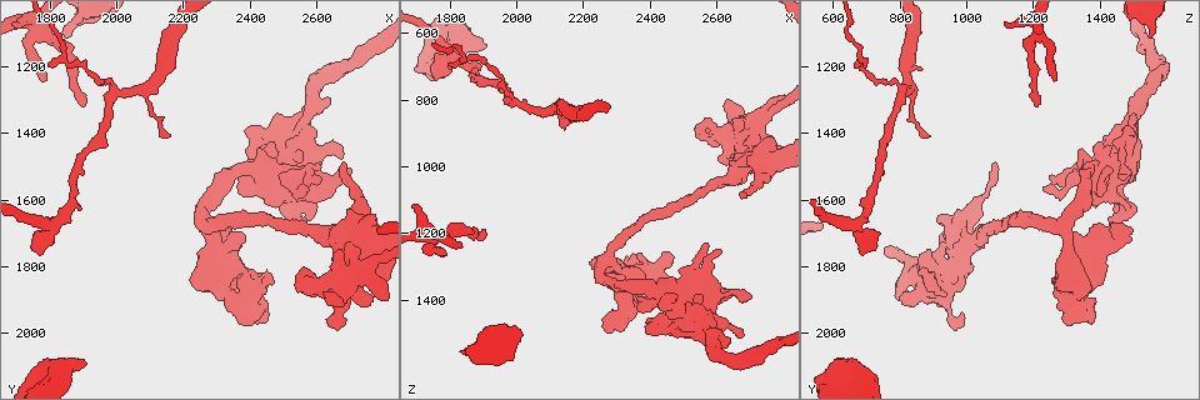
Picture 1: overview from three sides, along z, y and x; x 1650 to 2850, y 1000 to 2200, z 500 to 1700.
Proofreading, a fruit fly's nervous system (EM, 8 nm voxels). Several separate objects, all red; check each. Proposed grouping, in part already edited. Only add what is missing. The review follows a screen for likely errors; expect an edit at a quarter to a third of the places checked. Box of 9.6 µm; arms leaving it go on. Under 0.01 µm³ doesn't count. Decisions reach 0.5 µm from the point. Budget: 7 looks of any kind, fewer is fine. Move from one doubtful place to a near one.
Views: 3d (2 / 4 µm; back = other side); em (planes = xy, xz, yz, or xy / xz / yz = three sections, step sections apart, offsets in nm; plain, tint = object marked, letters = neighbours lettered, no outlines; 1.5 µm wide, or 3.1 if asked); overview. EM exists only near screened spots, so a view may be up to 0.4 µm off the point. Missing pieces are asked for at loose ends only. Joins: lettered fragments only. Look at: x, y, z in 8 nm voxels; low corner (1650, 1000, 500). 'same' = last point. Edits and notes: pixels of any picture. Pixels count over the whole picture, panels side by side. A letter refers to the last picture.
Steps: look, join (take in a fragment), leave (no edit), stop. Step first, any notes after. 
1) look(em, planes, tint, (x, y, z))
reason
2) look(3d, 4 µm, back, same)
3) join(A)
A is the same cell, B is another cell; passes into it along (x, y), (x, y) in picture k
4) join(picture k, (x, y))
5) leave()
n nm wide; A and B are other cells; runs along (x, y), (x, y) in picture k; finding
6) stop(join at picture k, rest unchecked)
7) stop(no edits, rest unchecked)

look(3d, 2 µm, back, (1900, 2080, 630))

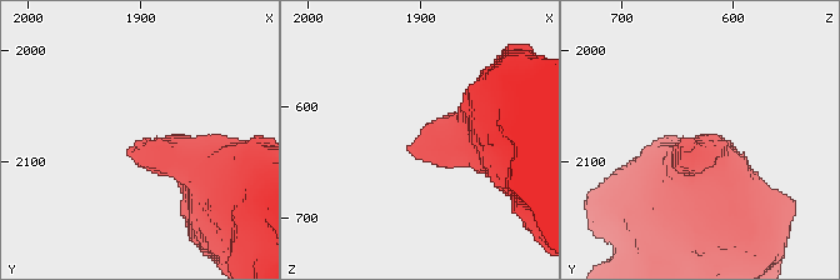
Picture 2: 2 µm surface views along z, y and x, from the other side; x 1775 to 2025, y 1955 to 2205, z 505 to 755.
look(em, planes, tint, (1906, 2086, 640))

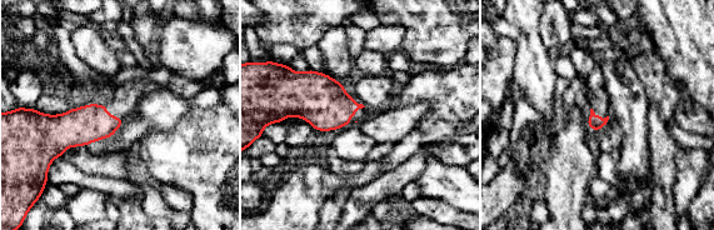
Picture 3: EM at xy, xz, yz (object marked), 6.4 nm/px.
look(em, planes, letters, same)

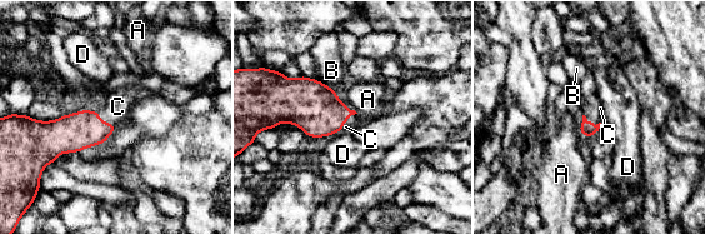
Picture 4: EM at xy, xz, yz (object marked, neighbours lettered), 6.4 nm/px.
join(C)
C is the same cell, A, B and D are other cells; passes into it along (71, 133), (104, 122), (118, 106) in picture 4; it goes on there

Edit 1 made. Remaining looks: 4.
look(overview)
redraw

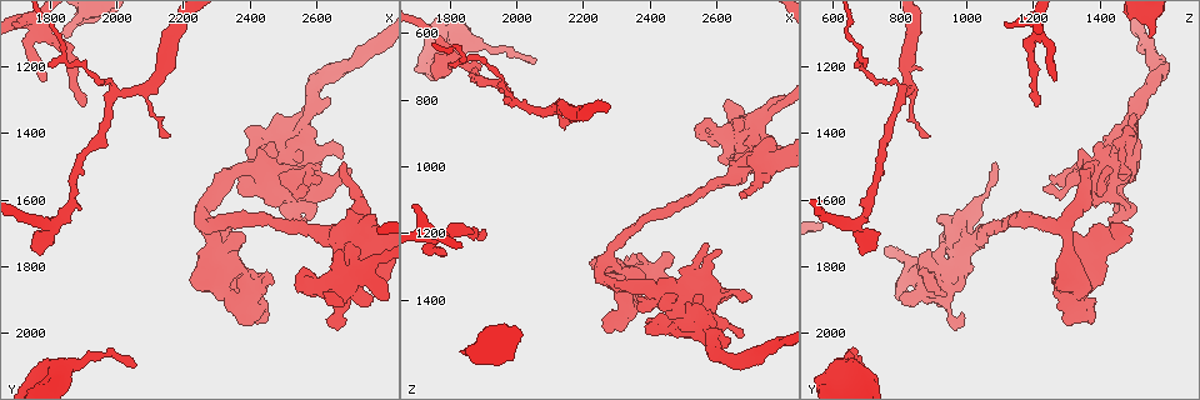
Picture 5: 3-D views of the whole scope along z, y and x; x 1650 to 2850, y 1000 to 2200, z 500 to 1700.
look(3d, 2 µm, (2640, 1900, 810))
branch stops here

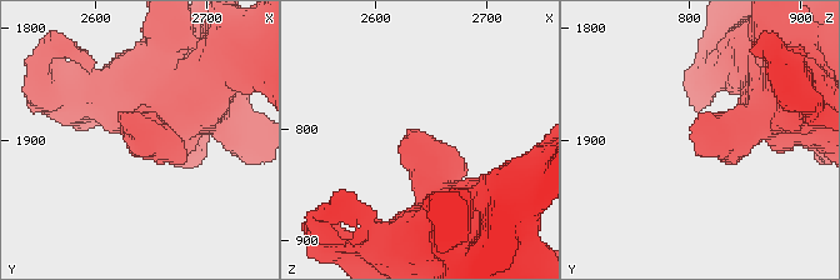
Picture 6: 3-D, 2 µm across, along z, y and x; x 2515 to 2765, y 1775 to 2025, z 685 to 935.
look(em, xy, step 4, tint, (2640, 1904, 804))
need the tissue

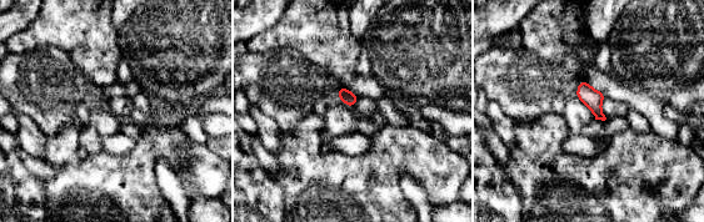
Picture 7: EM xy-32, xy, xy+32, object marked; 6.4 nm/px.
look(em, planes, letters, same)

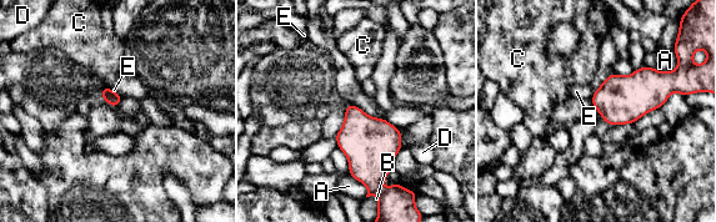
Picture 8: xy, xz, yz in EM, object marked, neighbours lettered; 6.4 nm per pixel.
leave()
A, B, C, D and E are other cells; border along (595, 90), (591, 99) in picture 8; none of them fits

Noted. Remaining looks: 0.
stop(join at picture 4, rest unchecked)

